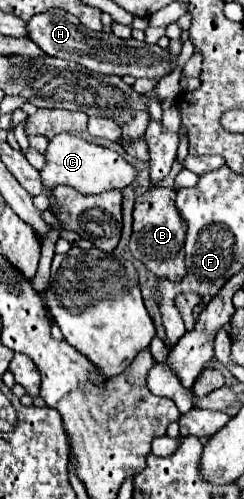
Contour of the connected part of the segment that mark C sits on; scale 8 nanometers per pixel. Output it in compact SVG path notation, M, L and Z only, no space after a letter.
M58 134L50 140L48 152L46 152L46 166L42 170L44 194L33 197L33 204L42 212L49 209L50 202L46 194L60 184L68 184L82 194L102 194L106 190L114 190L114 188L122 190L130 186L136 176L138 176L136 168L128 164L116 150L86 142L84 138L74 134Z

